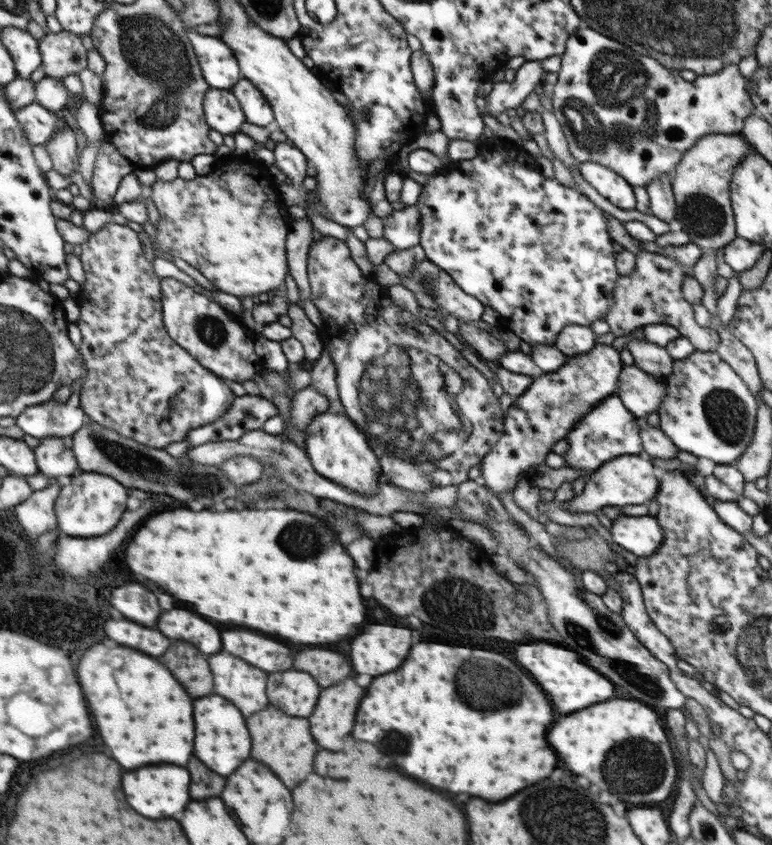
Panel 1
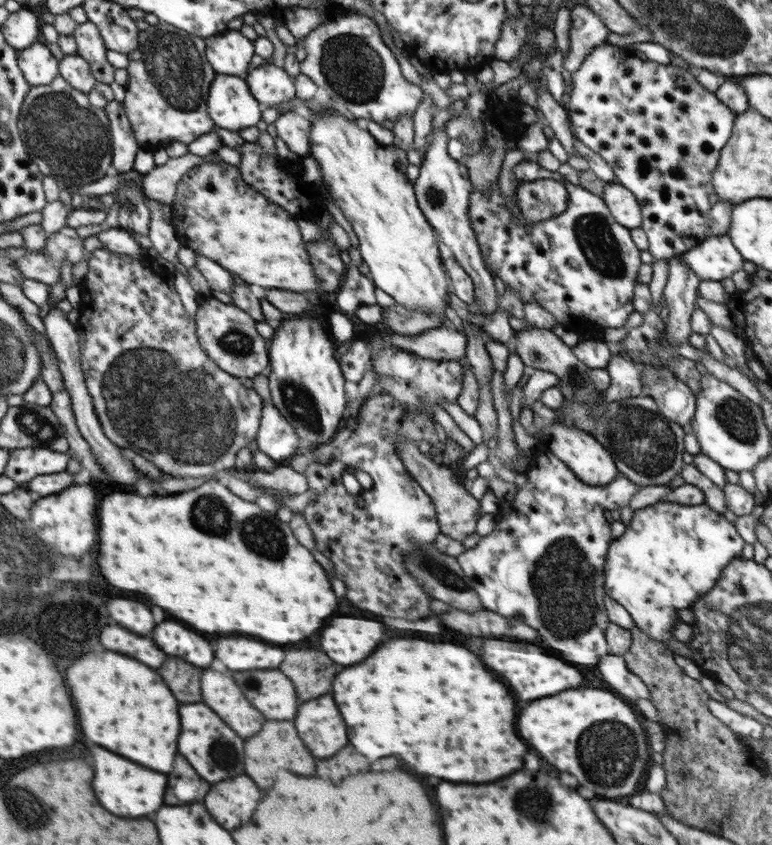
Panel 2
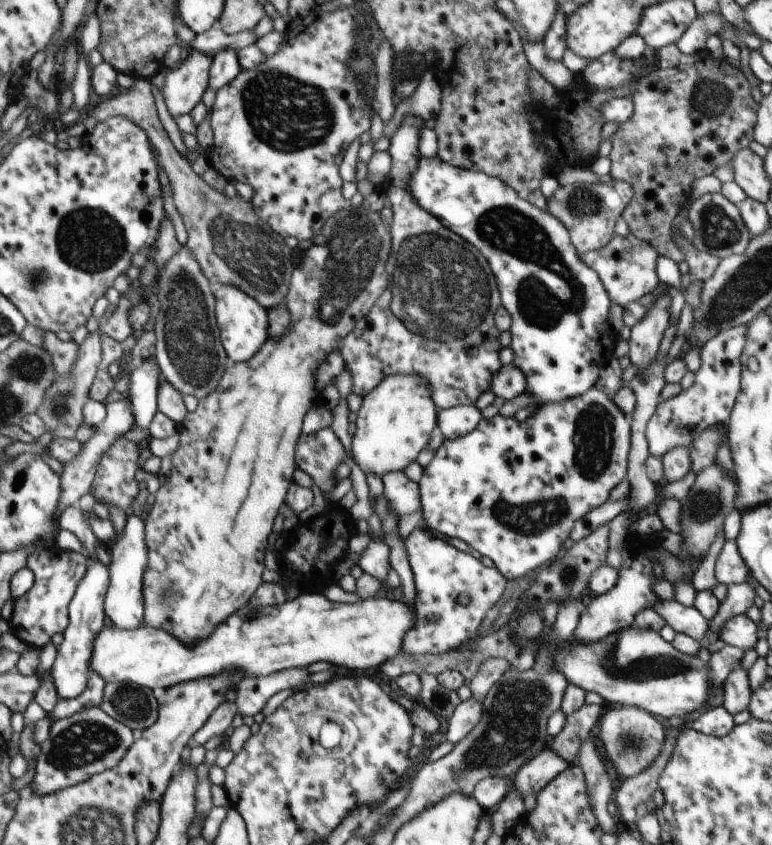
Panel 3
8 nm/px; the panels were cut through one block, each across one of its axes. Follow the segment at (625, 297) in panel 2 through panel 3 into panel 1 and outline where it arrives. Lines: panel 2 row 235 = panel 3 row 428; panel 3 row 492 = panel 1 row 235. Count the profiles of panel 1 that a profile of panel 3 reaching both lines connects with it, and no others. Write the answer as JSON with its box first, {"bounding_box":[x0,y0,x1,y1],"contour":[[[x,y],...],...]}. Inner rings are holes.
{"bounding_box":[416,148,619,346],"contour":[[[484,148],[479,150],[478,156],[460,161],[460,170],[450,170],[446,174],[436,172],[422,185],[416,206],[420,211],[421,231],[419,245],[424,249],[428,260],[431,260],[438,268],[447,272],[456,284],[473,297],[479,299],[484,306],[492,306],[502,316],[514,320],[514,332],[518,337],[529,343],[544,346],[554,346],[558,338],[568,325],[590,326],[595,320],[604,319],[613,303],[613,294],[619,272],[616,268],[615,256],[618,247],[608,232],[604,211],[595,205],[586,195],[578,192],[576,188],[562,185],[555,178],[546,178],[541,172],[530,170],[528,166],[514,160],[506,148]],[[456,172],[460,172],[466,180],[456,180]]]}

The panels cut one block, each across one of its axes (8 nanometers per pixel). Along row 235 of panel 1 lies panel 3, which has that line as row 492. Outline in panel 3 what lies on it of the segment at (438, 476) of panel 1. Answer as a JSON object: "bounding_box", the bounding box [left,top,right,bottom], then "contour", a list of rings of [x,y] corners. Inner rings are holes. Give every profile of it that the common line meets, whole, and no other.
{"bounding_box":[296,427,348,494],"contour":[[[330,427],[322,428],[318,432],[312,432],[310,436],[300,436],[298,446],[296,446],[296,464],[312,478],[313,484],[324,494],[331,492],[339,483],[335,477],[335,471],[341,463],[344,463],[346,456],[348,454],[346,454],[342,442]]]}

